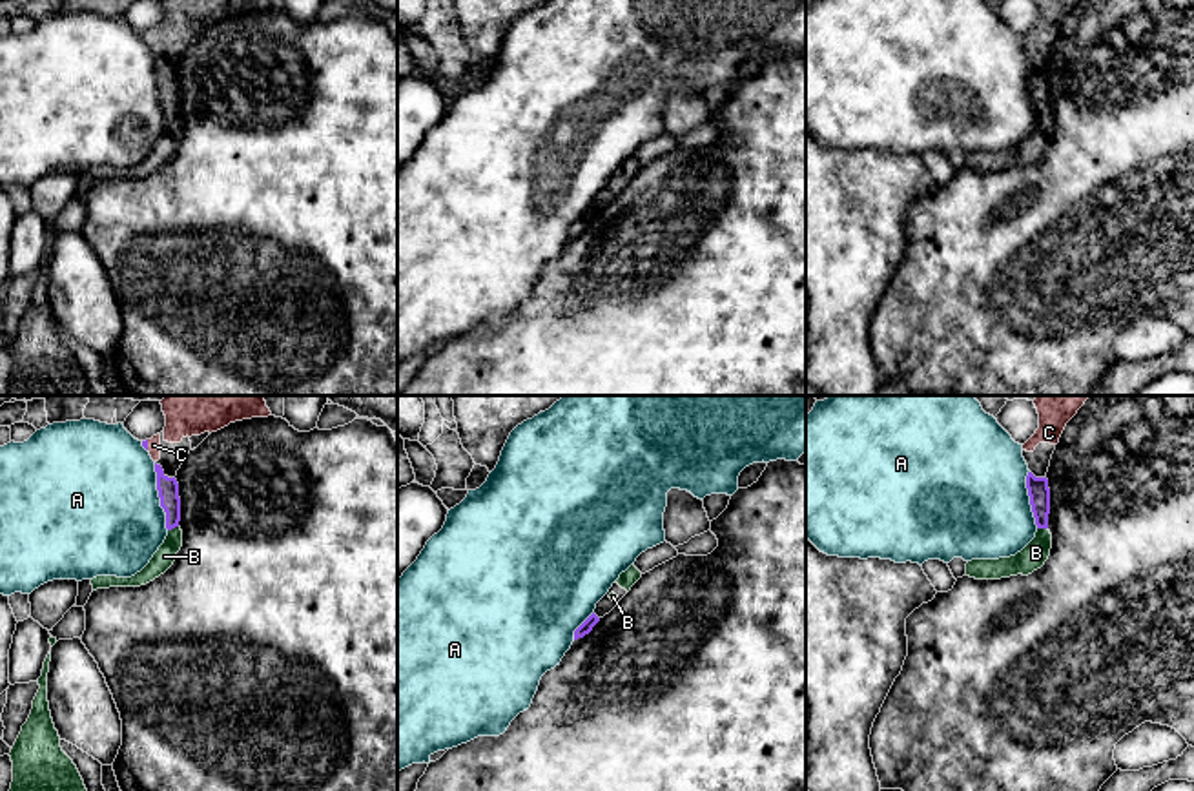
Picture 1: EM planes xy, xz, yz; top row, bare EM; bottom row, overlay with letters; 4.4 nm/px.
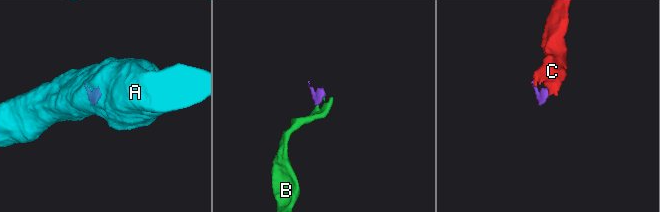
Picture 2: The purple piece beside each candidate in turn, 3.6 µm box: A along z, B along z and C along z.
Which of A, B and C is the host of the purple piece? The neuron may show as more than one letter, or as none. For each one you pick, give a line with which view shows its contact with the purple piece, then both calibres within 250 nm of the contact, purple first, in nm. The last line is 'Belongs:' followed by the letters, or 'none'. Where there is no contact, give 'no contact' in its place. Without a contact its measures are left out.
B: meets purple in xy; 100 nm thick on the purple side, 90 nm on the other
C: meets purple in xy; 30 nm thick on the purple side, 60 nm on the other
Belongs: B, C

